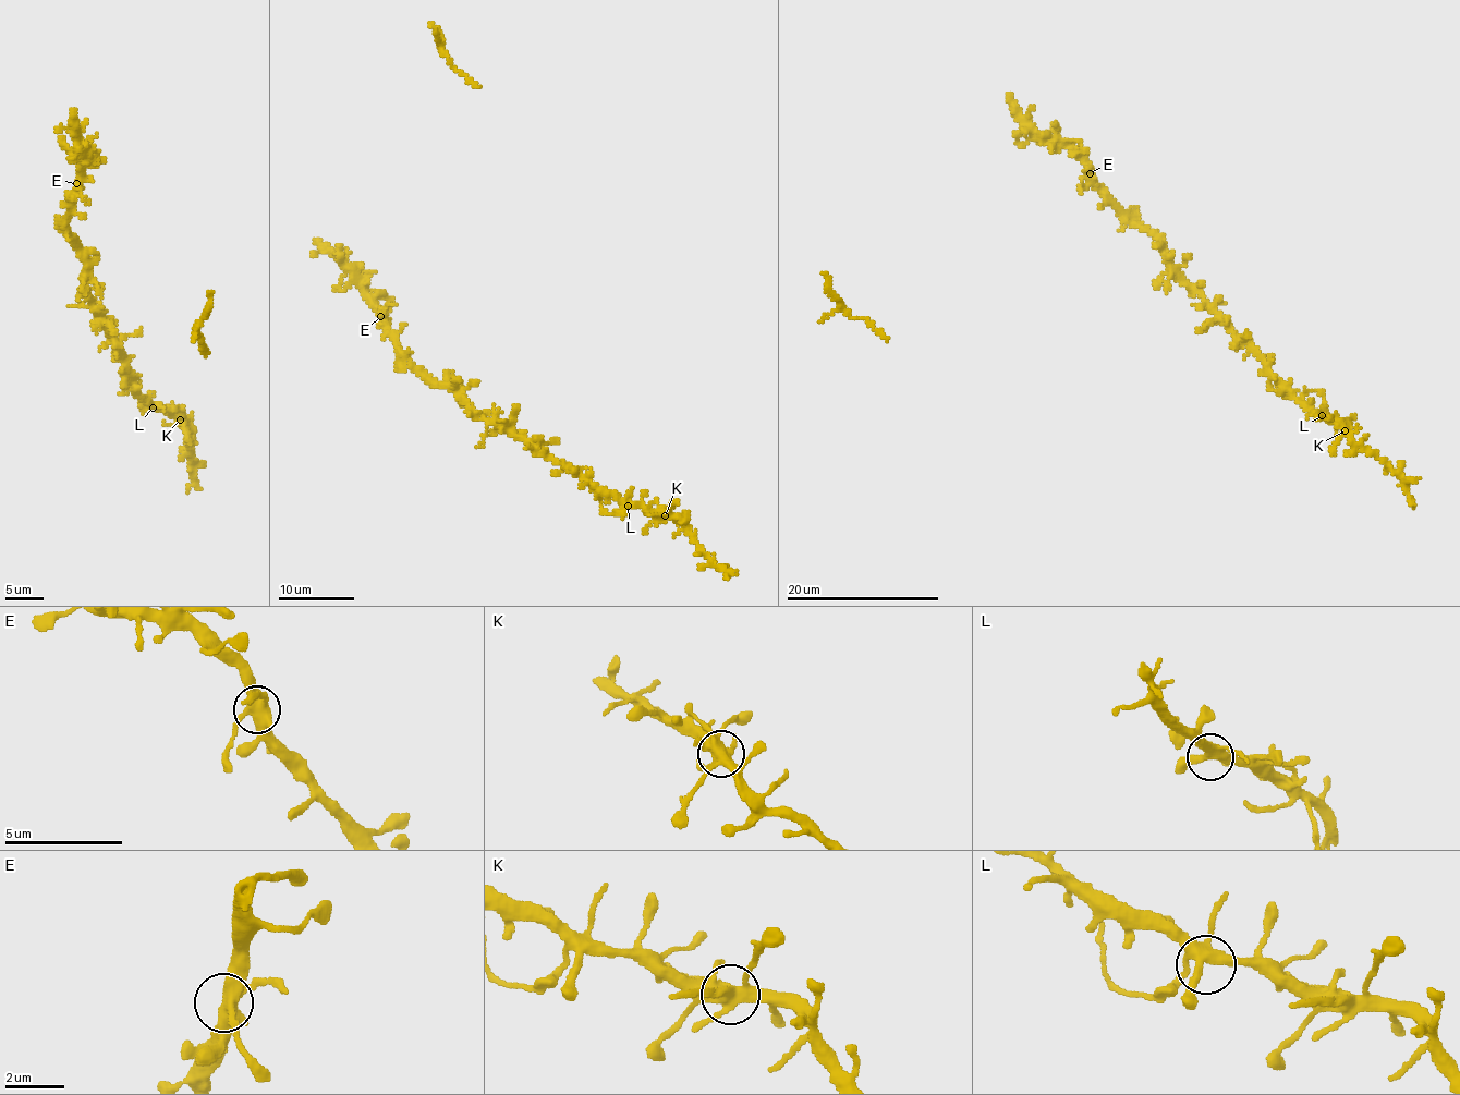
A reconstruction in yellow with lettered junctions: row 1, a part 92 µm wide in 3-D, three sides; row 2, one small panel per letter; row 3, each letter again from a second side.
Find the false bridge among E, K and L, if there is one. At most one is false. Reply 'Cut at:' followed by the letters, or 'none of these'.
Cut at: none of these

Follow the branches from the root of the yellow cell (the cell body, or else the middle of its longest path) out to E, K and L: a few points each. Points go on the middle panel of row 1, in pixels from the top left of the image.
E: (400, 352), (380, 316)
K: (400, 352), (437, 384), (455, 389), (465, 403), (485, 418), (523, 437), (605, 495), (665, 515)
L: (400, 352), (437, 384), (455, 389), (465, 403), (485, 418), (523, 437), (605, 495), (615, 496), (628, 506)

